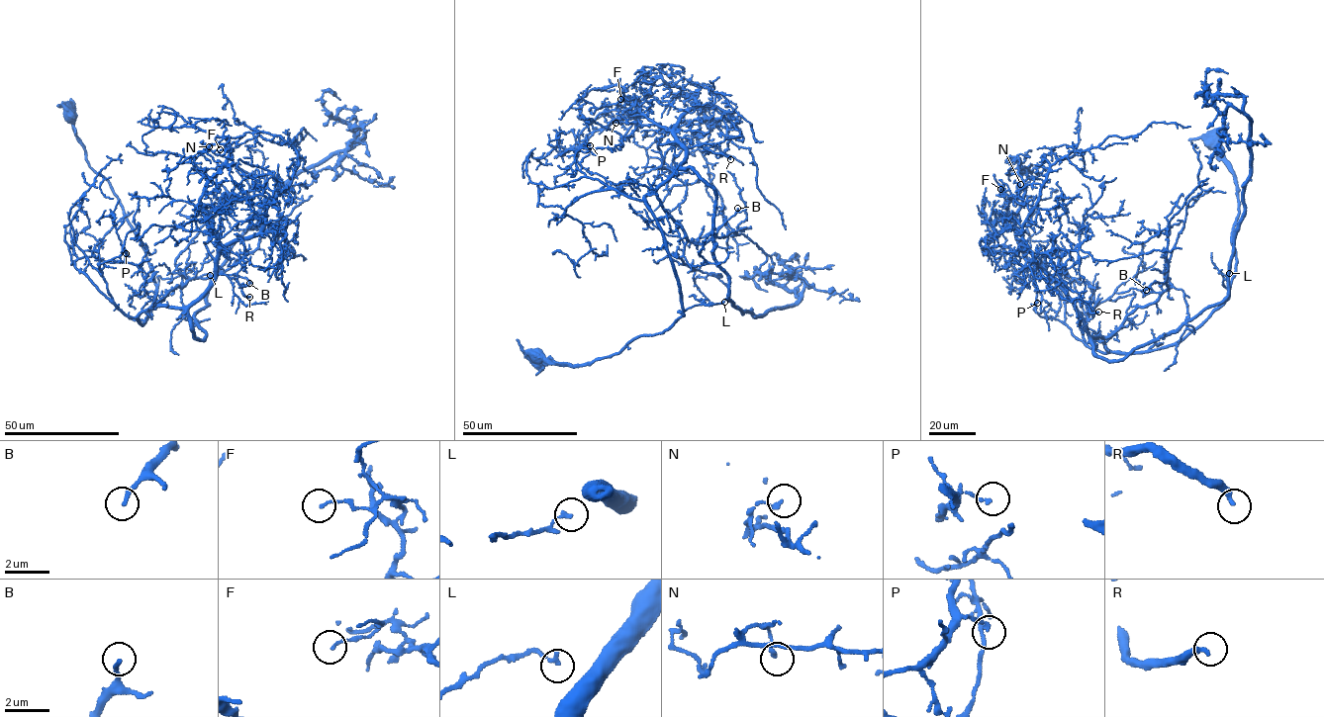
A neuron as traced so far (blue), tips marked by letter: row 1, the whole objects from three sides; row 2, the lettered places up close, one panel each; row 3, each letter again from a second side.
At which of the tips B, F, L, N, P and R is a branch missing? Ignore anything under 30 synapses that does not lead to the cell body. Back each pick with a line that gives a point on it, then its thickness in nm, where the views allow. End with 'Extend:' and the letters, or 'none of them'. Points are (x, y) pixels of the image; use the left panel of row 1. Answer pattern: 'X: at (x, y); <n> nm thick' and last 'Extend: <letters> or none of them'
L: at (210, 275); 120 nm thick
R: at (249, 297); 280 nm thick
Extend: L, R

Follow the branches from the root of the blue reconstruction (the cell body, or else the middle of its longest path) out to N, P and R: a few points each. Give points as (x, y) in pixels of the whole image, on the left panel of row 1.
N: (68, 114), (152, 271), (143, 325), (213, 279), (200, 203), (227, 157), (209, 146)
P: (68, 114), (88, 164), (109, 182), (152, 271), (156, 294), (143, 325), (117, 309), (99, 267), (126, 253)
R: (68, 114), (152, 271), (154, 304), (141, 323), (150, 308), (187, 307), (220, 274), (249, 297)

